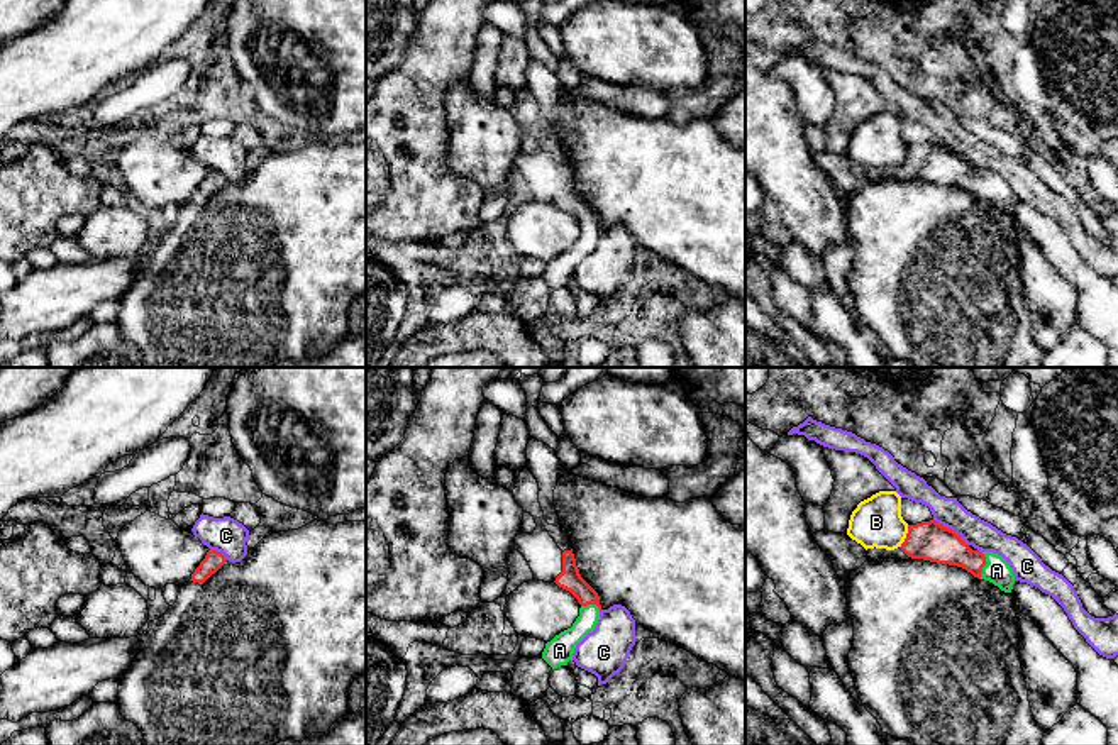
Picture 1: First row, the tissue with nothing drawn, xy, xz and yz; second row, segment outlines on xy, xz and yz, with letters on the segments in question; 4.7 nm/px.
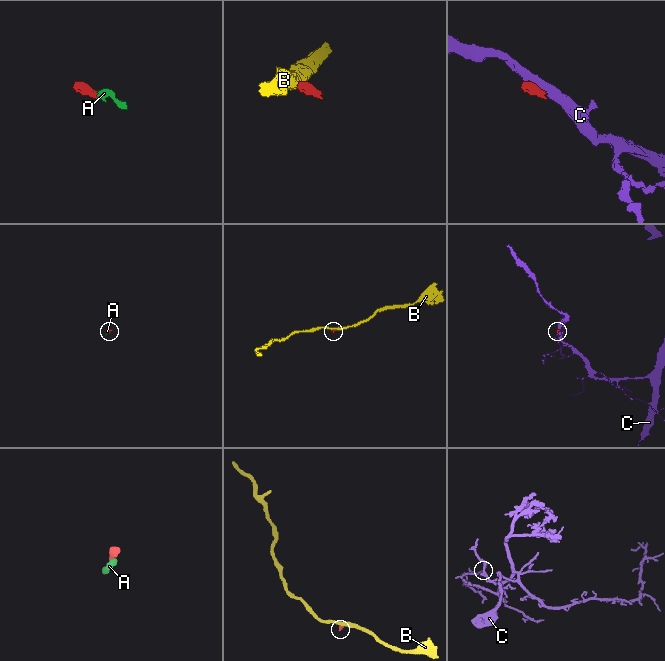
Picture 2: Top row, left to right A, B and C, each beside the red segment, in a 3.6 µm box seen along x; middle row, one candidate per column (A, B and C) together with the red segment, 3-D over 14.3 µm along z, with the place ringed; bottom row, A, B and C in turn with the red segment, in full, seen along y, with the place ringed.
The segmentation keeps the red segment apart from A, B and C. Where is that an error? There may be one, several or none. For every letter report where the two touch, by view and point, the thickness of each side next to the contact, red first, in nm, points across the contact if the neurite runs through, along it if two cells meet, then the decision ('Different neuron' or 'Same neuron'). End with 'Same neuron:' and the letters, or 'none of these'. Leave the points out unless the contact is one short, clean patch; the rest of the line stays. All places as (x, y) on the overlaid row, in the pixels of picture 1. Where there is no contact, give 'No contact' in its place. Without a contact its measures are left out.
A: Touches red at yz (985, 564). Thickness 180 nm (red) against 120 nm. Path across: yz (939, 544), (985, 564), (996, 571). Same neuron
B: Touches red at yz (907, 537). Thickness 190 nm (red) against 240 nm. Boundary: yz (908, 525), (907, 537), (900, 547). Different neuron
C: Touches red at yz (949, 529). Thickness 190 nm (red) against 140 nm. Boundary: yz (934, 518), (949, 527), (968, 546). Different neuron
Same neuron: A

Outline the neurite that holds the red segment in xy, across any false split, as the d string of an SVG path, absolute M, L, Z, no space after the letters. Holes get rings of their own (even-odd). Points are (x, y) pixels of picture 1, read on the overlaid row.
M208 550L205 559L191 574L193 582L205 582L212 574L215 574L227 562L225 555L217 550Z

